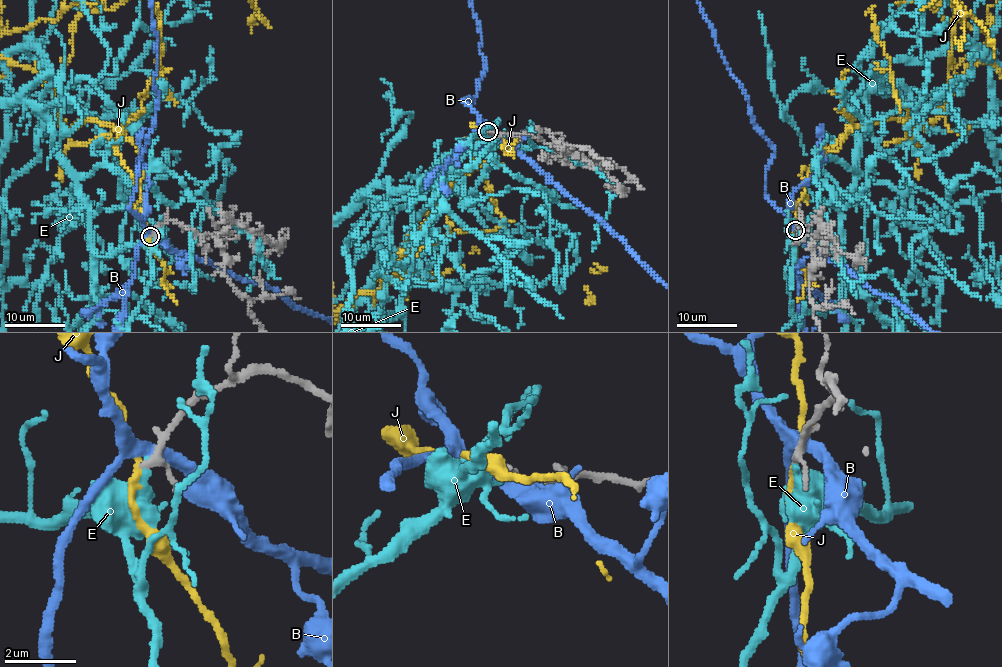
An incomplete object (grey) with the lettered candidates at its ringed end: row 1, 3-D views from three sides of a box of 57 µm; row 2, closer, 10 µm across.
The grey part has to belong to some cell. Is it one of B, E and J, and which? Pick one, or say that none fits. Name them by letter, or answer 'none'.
none

